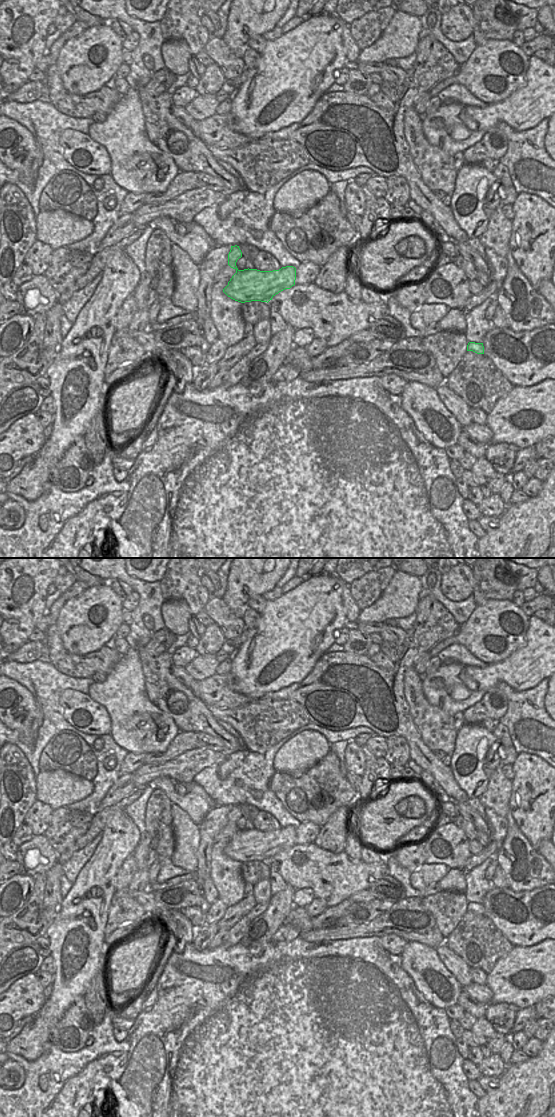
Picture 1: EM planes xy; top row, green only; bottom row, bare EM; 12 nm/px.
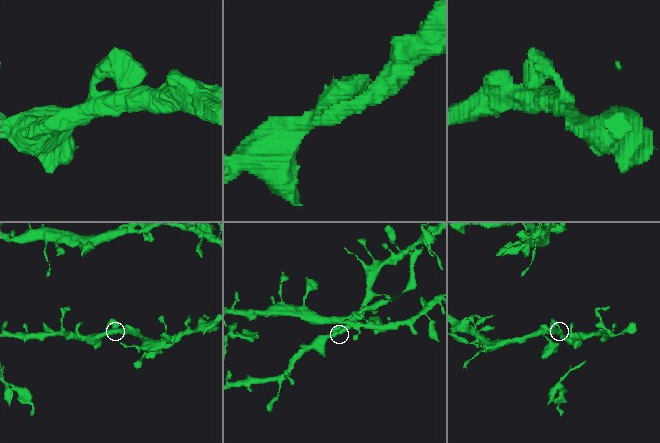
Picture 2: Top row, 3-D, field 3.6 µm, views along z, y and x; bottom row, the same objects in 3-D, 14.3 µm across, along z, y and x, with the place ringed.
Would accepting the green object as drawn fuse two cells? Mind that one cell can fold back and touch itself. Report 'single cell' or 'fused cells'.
single cell

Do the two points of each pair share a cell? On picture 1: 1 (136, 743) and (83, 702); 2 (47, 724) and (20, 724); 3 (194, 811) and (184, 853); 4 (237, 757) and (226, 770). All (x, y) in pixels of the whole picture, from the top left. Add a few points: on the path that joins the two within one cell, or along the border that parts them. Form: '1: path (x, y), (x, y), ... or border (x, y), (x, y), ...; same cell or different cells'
1: border (97, 703), (105, 708), (109, 716), (110, 734); different cells
2: border (35, 701), (31, 725), (24, 730), (10, 730); different cells
3: border (176, 804), (198, 825); different cells
4: path (234, 760), (227, 767); same cell

